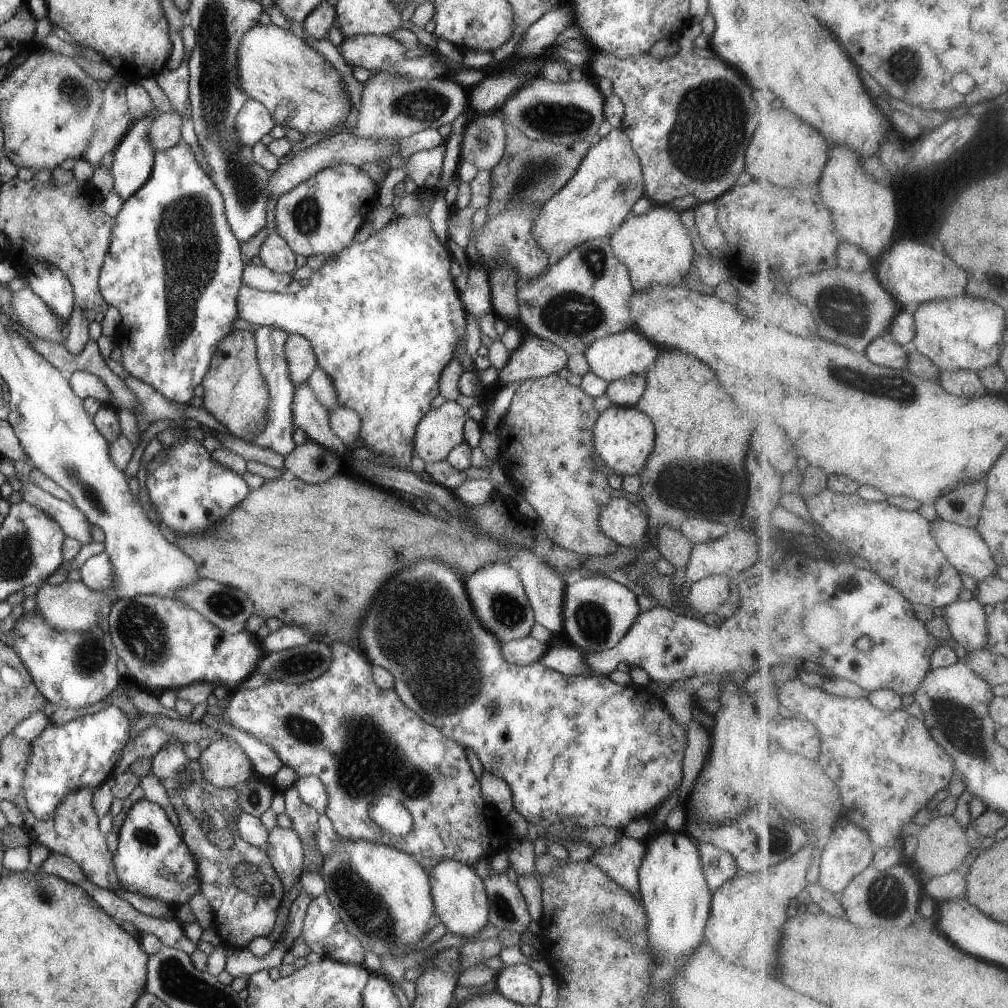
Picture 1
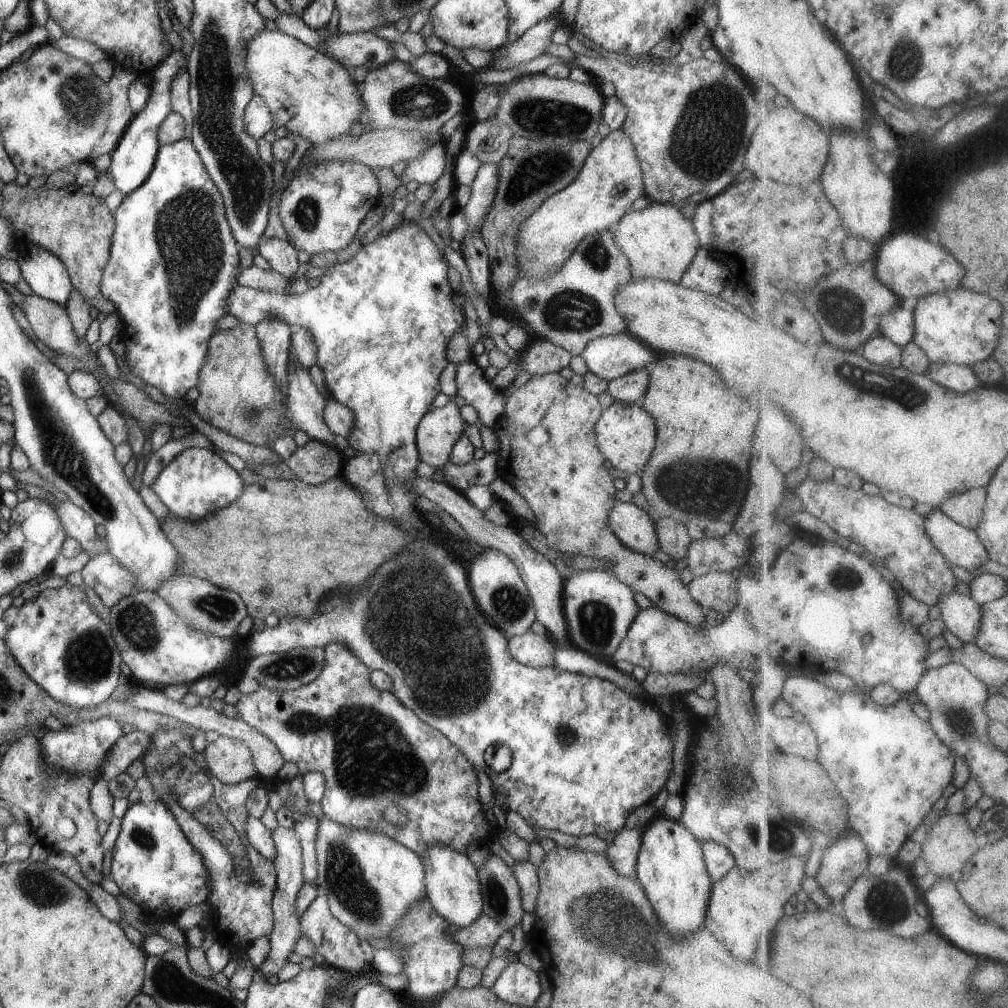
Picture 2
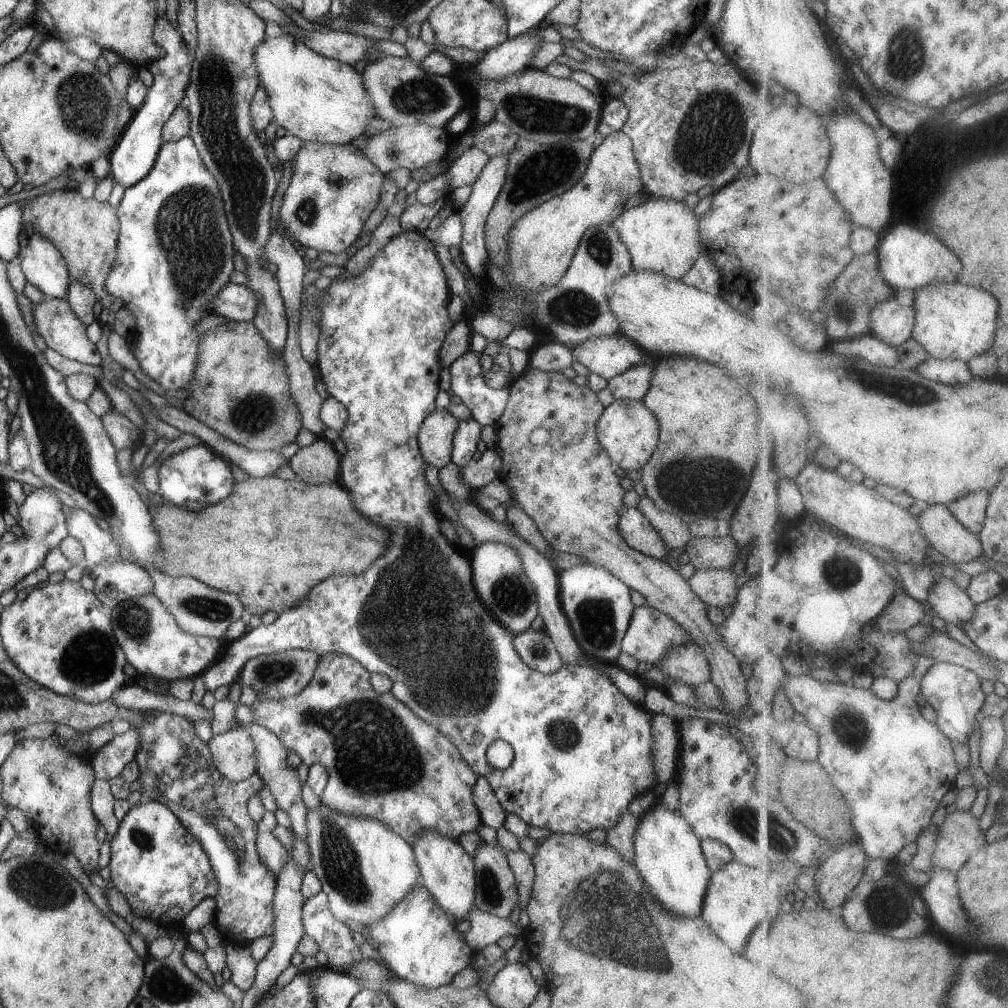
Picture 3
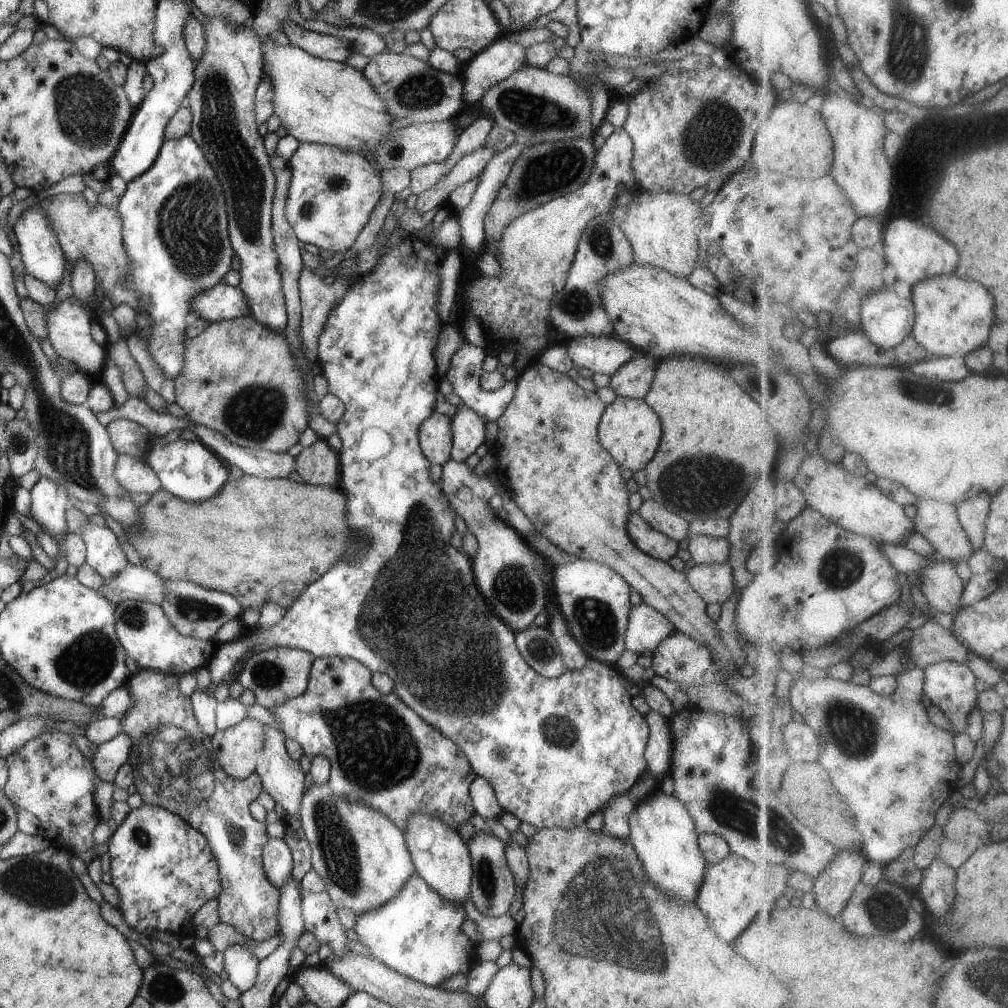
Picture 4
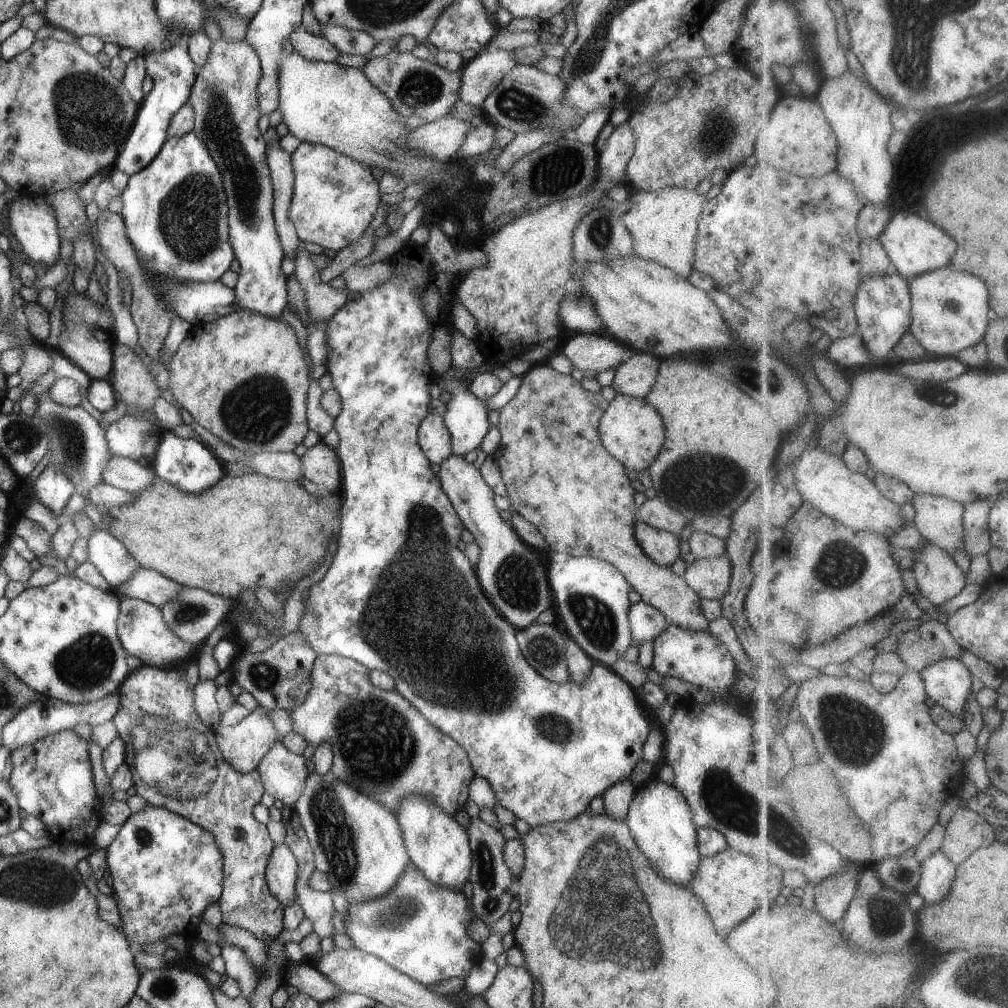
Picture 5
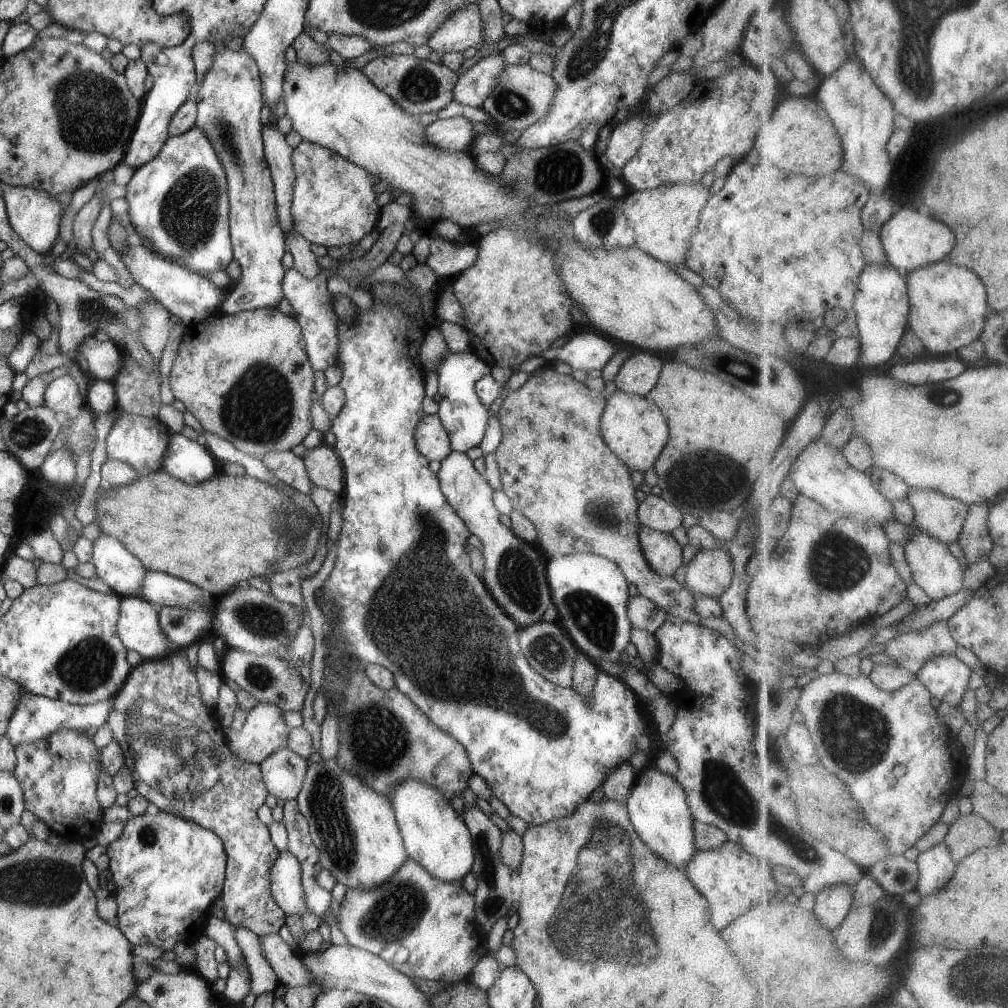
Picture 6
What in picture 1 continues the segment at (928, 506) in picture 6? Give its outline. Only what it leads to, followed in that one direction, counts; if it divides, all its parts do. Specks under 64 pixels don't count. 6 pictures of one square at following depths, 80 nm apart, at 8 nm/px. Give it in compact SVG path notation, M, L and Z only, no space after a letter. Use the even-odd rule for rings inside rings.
M942 517L933 525L940 547L960 573L972 576L978 585L998 576L995 554L978 529L954 524Z

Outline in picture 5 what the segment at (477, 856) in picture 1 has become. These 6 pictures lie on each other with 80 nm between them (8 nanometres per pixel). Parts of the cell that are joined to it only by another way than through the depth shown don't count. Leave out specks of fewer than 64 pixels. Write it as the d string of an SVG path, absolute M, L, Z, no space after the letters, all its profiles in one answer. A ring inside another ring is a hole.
M326 653L317 655L310 673L309 693L302 703L288 711L293 719L292 731L299 732L315 747L320 743L330 743L333 748L333 775L353 784L353 787L365 795L379 800L395 816L400 801L406 795L422 795L432 799L445 813L452 816L458 809L466 809L469 784L476 774L464 748L451 736L432 726L395 688L385 691L375 687L369 674L369 668L354 659Z

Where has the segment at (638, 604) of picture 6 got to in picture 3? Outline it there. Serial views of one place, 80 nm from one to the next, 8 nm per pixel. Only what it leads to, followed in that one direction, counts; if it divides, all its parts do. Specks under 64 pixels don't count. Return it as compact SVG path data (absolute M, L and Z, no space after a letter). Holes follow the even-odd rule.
M644 605L635 608L620 648L621 652L632 656L638 663L644 662L644 664L652 664L653 667L657 667L658 664L664 662L664 658L666 658L672 650L682 648L686 646L686 644L697 643L696 640L693 640L688 632L683 631L680 624L677 624L670 616L650 606Z

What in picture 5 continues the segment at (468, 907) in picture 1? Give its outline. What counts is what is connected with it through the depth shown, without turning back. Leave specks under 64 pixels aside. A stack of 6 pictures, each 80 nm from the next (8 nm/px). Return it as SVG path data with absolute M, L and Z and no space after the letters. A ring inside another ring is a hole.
M406 795L405 799L400 801L395 817L402 830L404 847L411 864L437 887L463 892L466 882L469 881L473 860L469 846L470 837L466 830L451 814L445 813L432 799L422 795Z

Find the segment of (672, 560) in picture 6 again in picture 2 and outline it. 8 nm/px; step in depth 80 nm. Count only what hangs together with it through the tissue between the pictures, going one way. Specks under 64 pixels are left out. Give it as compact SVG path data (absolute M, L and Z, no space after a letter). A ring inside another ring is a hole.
M616 501L608 520L612 532L631 551L651 557L660 552L651 516L634 503Z

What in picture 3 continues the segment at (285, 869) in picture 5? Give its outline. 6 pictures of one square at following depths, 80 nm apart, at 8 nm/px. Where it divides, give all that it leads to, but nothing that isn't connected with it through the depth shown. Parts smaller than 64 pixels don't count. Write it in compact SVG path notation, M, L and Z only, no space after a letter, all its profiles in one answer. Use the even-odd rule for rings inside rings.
M257 823L256 848L264 866L268 870L272 870L272 874L278 877L288 860L288 854L286 854L288 850L261 823Z

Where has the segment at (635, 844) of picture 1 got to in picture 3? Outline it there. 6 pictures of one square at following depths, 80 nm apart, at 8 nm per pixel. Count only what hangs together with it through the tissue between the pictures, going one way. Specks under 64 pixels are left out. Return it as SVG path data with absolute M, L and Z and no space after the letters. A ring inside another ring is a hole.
M628 811L614 828L608 828L606 832L606 842L618 852L620 858L624 858L626 862L634 860L634 840L636 838L636 828L638 828L639 818L632 815Z

